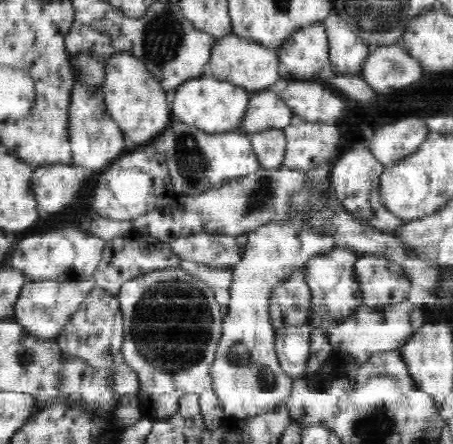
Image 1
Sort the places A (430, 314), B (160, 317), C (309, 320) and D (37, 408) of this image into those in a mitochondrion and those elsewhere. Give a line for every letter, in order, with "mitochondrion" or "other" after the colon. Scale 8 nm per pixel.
A: other
B: mitochondrion
C: other
D: other

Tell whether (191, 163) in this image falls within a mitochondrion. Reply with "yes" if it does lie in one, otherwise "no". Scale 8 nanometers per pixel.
yes

